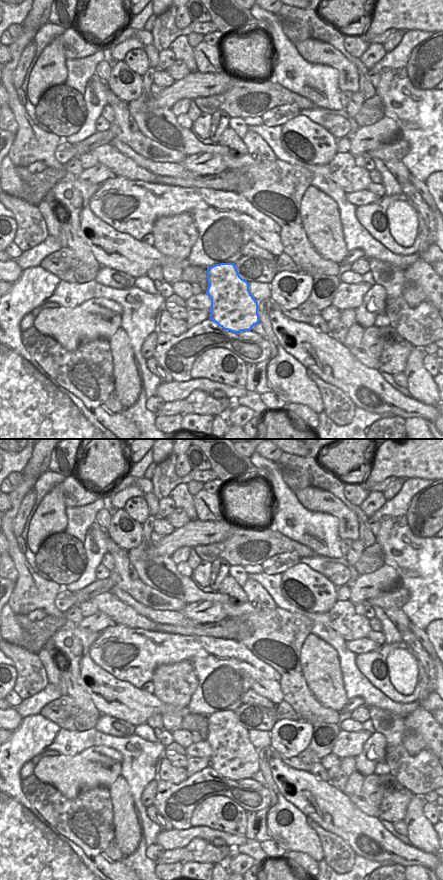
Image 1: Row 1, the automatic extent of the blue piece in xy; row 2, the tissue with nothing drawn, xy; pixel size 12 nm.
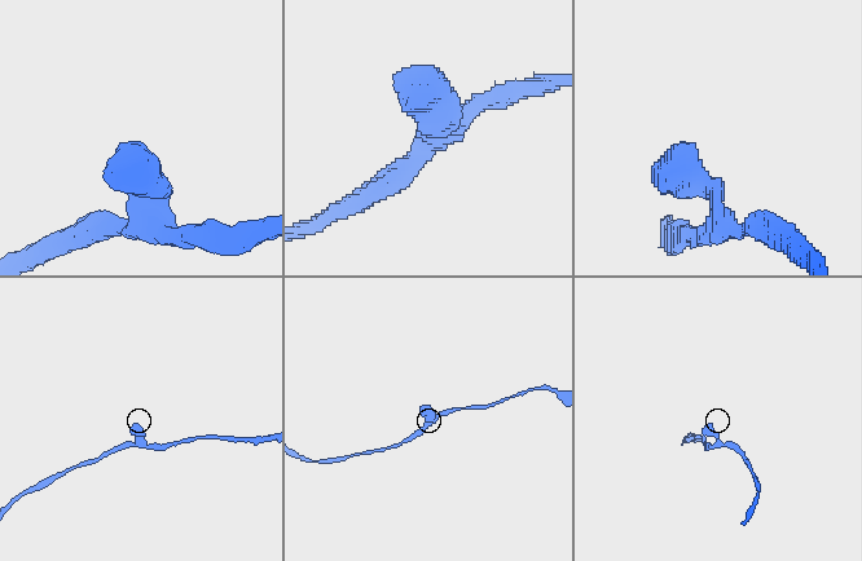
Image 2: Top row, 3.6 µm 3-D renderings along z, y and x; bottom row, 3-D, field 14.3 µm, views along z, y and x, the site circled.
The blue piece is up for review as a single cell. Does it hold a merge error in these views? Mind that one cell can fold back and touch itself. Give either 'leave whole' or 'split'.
leave whole

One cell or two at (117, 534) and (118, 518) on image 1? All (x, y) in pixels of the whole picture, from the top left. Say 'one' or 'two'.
one

